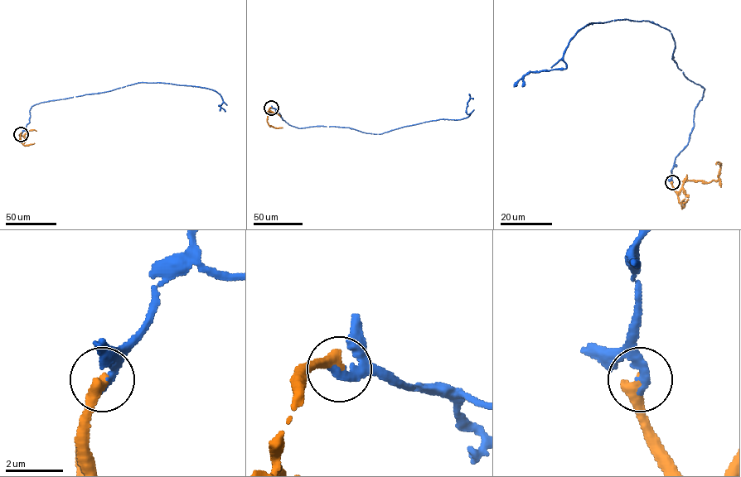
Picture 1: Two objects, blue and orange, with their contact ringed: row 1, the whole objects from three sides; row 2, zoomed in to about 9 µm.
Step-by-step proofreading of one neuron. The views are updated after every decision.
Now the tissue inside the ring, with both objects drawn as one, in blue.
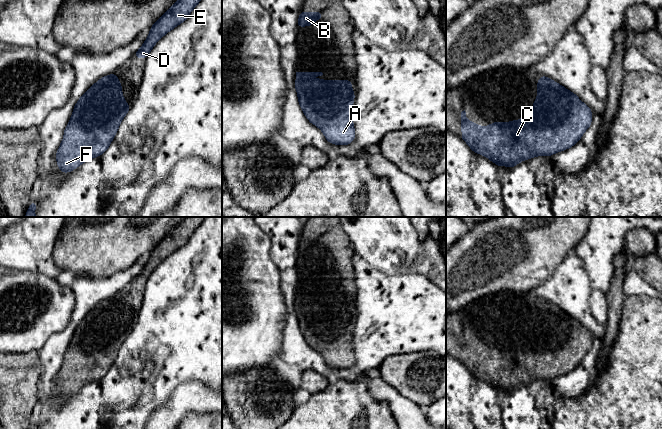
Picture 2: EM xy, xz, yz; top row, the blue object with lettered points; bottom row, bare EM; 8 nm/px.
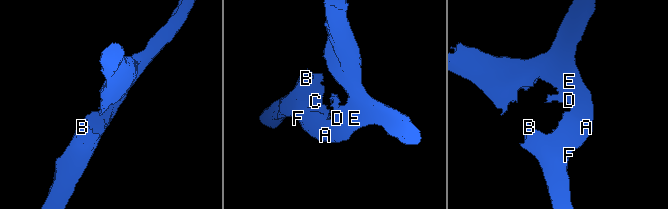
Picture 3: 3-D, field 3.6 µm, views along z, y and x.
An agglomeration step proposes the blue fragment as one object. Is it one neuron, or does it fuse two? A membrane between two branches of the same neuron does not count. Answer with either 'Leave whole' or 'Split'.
Leave whole

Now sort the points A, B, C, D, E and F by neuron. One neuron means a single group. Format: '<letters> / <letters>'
A B C D E F

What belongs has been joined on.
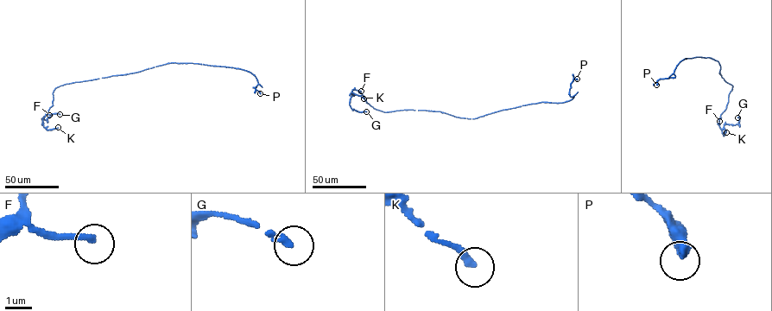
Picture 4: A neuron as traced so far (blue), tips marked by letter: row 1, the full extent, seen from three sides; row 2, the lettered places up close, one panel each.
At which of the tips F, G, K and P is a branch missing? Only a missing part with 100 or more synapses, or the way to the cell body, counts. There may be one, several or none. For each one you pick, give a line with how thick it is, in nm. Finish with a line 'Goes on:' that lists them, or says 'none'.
Goes on: none

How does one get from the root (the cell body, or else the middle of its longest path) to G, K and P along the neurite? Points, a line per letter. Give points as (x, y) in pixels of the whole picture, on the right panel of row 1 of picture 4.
G: (720, 68), (721, 77), (733, 85), (719, 127), (738, 123), (737, 117)
K: (720, 68), (721, 77), (733, 85), (719, 120), (724, 136), (726, 132)
P: (720, 68), (718, 60), (709, 57), (685, 58), (676, 66), (674, 77), (660, 79), (656, 85)

